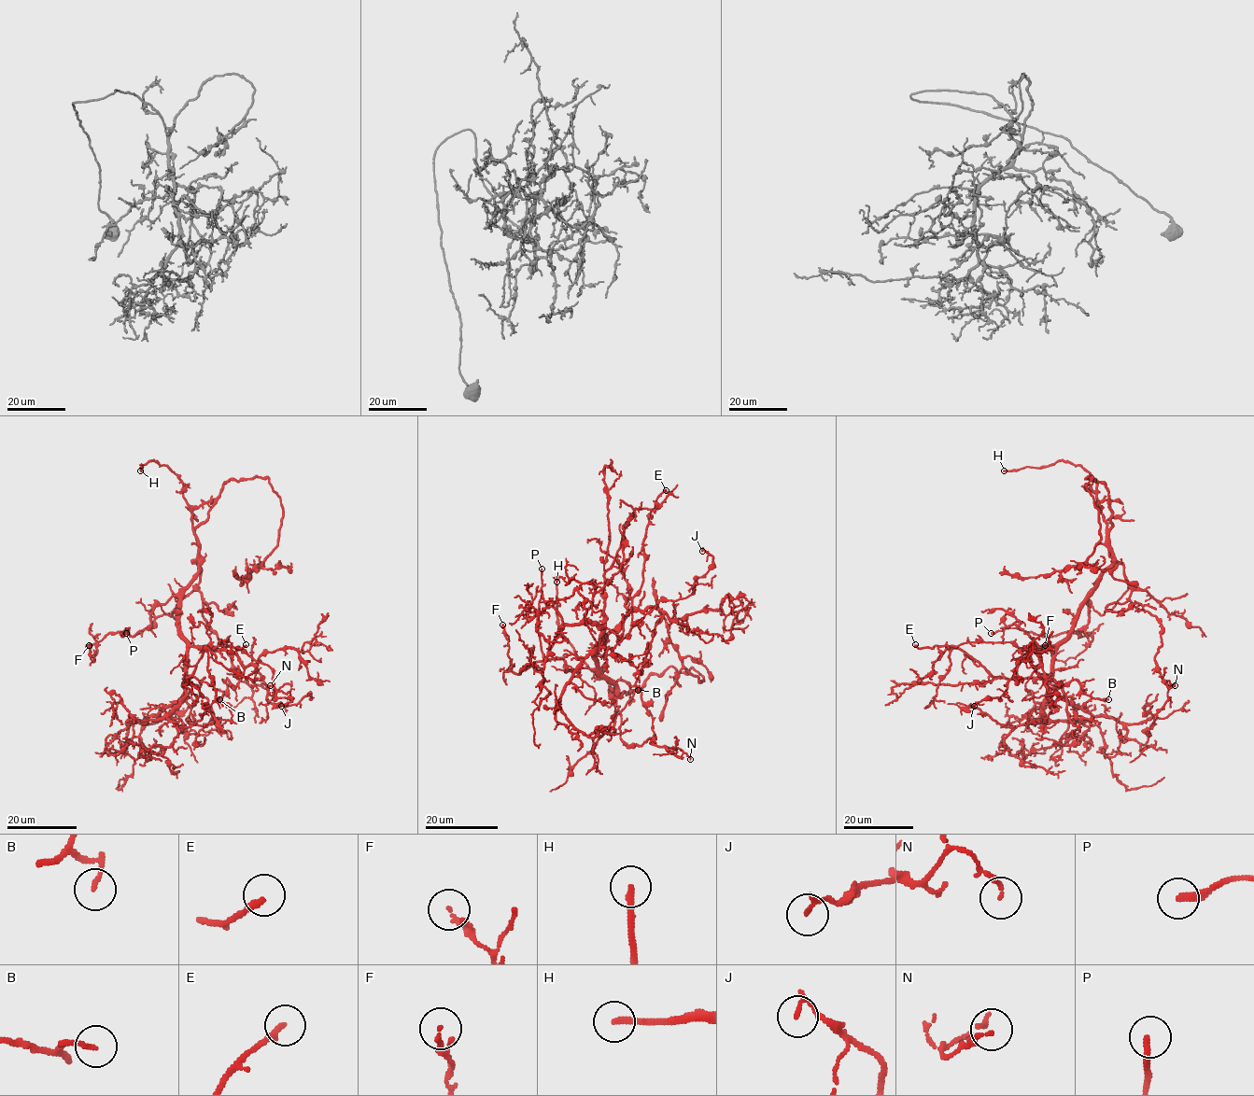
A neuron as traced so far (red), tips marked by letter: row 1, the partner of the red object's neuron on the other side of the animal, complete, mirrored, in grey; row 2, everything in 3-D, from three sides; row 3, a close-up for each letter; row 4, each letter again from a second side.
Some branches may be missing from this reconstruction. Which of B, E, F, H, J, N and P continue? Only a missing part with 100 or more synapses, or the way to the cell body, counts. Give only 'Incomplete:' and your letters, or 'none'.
Incomplete: H

